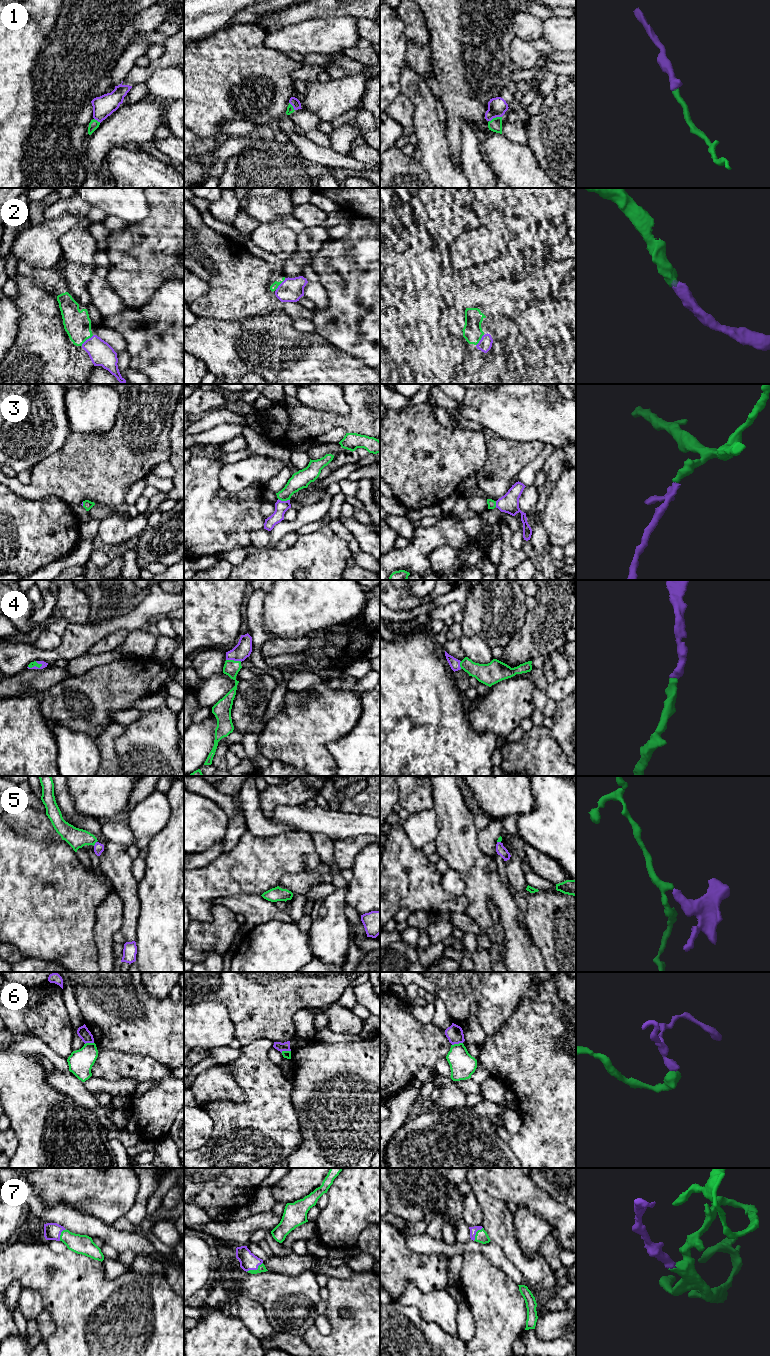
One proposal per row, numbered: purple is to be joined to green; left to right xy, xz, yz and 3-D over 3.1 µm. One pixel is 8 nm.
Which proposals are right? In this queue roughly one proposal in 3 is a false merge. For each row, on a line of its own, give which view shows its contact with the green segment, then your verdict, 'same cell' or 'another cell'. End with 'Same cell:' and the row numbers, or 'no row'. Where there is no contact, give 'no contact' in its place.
1: meets green in yz; same cell
2: meets green in xy; same cell
3: meets green in xz; same cell
4: meets green in xz; same cell
5: meets green in xy; another cell
6: meets green in yz; another cell
7: meets green in xz; same cell
Same cell: 1, 2, 3, 4, 7

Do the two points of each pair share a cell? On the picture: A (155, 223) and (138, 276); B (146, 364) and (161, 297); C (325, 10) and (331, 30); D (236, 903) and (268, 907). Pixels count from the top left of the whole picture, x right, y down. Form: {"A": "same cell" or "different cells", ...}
{"A": "same cell", "B": "same cell", "C": "different cells", "D": "same cell"}

